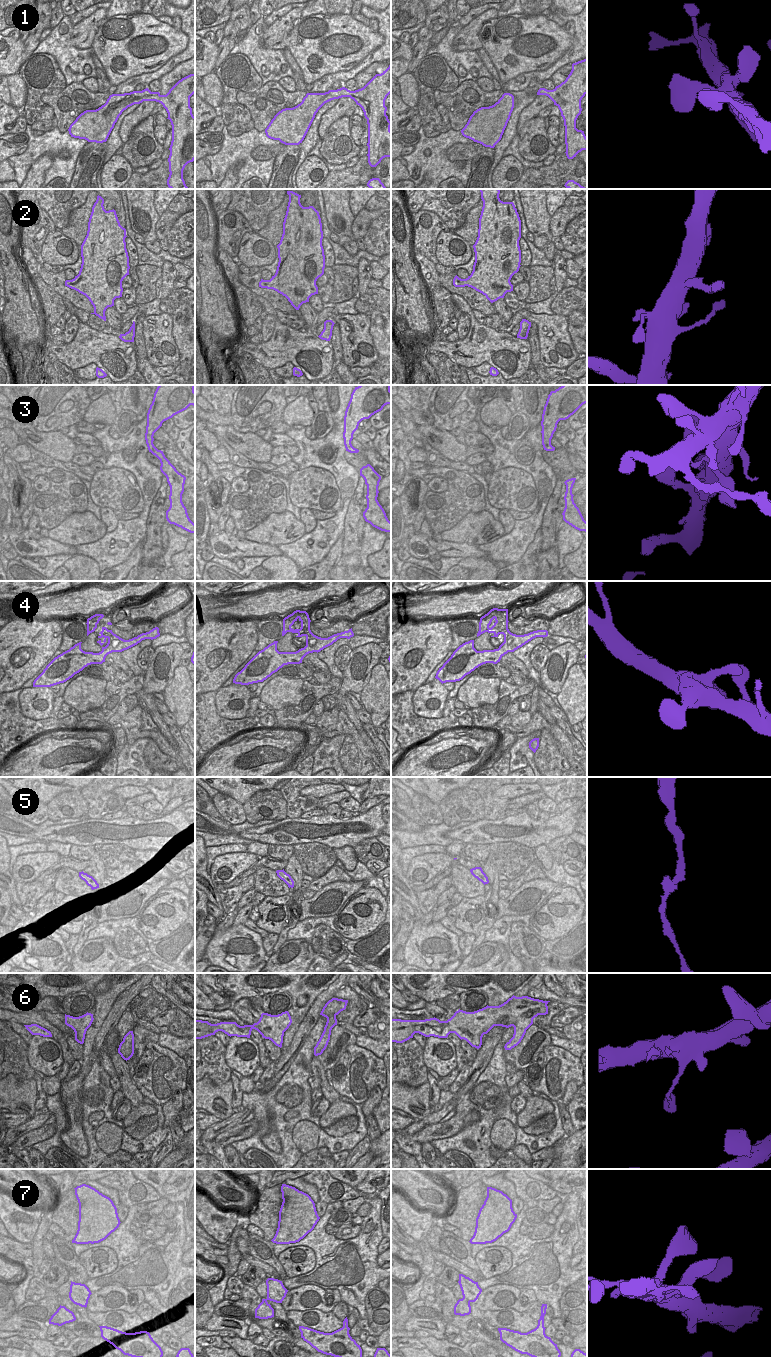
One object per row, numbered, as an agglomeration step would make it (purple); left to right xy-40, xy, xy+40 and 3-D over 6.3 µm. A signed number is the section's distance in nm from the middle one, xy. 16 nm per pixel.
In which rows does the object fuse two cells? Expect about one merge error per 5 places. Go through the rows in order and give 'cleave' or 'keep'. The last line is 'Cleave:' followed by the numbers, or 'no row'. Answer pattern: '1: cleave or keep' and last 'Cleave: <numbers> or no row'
1: keep
2: keep
3: keep
4: keep
5: keep
6: keep
7: keep
Cleave: no row

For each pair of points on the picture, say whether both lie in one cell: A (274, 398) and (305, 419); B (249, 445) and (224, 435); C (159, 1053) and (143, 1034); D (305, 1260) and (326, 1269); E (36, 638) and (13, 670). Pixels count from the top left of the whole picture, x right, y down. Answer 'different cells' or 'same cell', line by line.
A: different cells
B: same cell
C: different cells
D: different cells
E: same cell

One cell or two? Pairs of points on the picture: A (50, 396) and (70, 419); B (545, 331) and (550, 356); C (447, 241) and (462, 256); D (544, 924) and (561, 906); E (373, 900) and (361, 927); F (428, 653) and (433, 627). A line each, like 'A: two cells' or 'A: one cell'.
A: one cell
B: one cell
C: one cell
D: one cell
E: one cell
F: one cell

